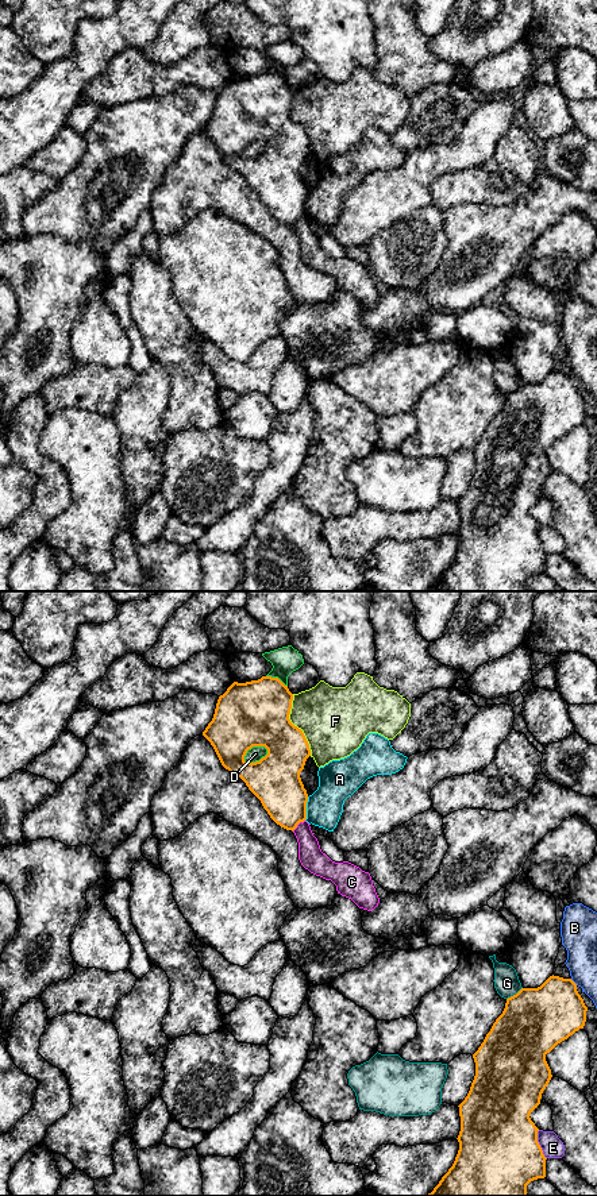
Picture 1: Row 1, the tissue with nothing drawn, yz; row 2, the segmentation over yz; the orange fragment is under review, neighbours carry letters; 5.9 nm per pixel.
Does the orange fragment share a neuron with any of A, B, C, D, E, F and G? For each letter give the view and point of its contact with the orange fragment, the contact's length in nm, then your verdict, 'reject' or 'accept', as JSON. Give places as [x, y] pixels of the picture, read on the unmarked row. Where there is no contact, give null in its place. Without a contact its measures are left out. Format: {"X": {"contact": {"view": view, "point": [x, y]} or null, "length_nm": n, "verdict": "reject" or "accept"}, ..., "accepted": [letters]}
{"A": {"contact": {"view": "yz", "point": [305, 204]}, "length_nm": 150, "verdict": "reject"}, "B": {"contact": {"view": "yz", "point": [573, 377]}, "length_nm": 60, "verdict": "reject"}, "C": {"contact": {"view": "yz", "point": [297, 219]}, "length_nm": 100, "verdict": "reject"}, "D": {"contact": {"view": "yz", "point": [257, 157]}, "length_nm": 170, "verdict": "reject"}, "E": {"contact": {"view": "yz", "point": [539, 540]}, "length_nm": 180, "verdict": "reject"}, "F": {"contact": {"view": "yz", "point": [293, 120]}, "length_nm": 380, "verdict": "reject"}, "G": {"contact": {"view": "yz", "point": [513, 390]}, "length_nm": 120, "verdict": "reject"}, "accepted": []}

